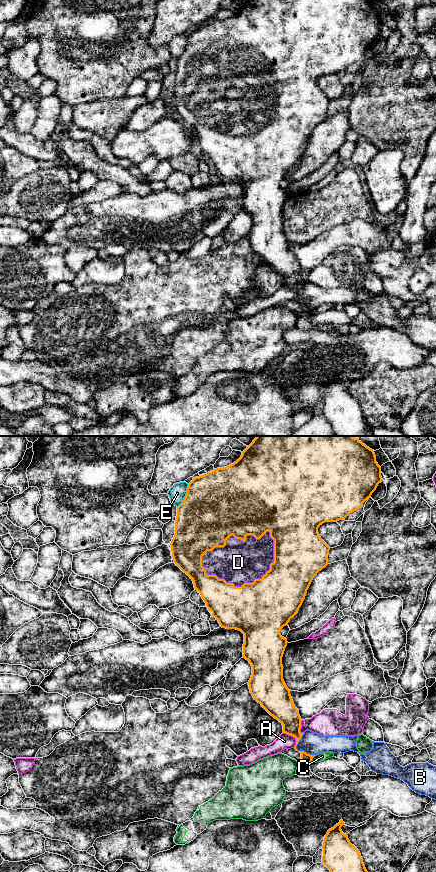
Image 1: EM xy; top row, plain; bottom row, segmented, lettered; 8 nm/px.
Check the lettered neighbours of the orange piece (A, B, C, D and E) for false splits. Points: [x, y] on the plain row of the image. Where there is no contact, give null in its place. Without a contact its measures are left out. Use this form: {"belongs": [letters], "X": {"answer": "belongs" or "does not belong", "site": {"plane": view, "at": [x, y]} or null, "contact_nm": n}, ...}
{"belongs": ["D"], "A": {"answer": "does not belong", "site": {"plane": "xy", "at": [294, 288]}, "contact_nm": 160}, "B": {"answer": "does not belong", "site": {"plane": "xy", "at": [297, 302]}, "contact_nm": 200}, "C": {"answer": "does not belong", "site": {"plane": "xy", "at": [311, 311]}, "contact_nm": 70}, "D": {"answer": "belongs", "site": {"plane": "xy", "at": [235, 89]}, "contact_nm": 600}, "E": {"answer": "does not belong", "site": {"plane": "xy", "at": [185, 48]}, "contact_nm": 220}}

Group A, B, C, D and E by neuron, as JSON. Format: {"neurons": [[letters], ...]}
{"neurons": [["A"], ["B"], ["C"], ["D"], ["E"]]}

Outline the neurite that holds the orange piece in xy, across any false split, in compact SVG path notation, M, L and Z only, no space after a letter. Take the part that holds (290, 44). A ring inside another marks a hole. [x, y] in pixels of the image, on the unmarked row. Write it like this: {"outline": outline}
{"outline": "M246 0L233 16L193 30L188 36L183 54L177 59L175 87L170 95L174 115L192 131L195 142L200 145L220 179L236 181L244 186L243 210L252 218L252 227L248 234L250 245L254 252L283 277L283 285L296 290L296 297L304 285L300 284L302 271L299 262L295 259L290 242L283 232L282 209L288 194L281 188L280 182L288 177L290 171L298 164L313 130L328 117L330 99L321 91L318 85L319 78L325 74L345 72L371 49L382 33L381 19L376 14L374 3L370 0Z"}

